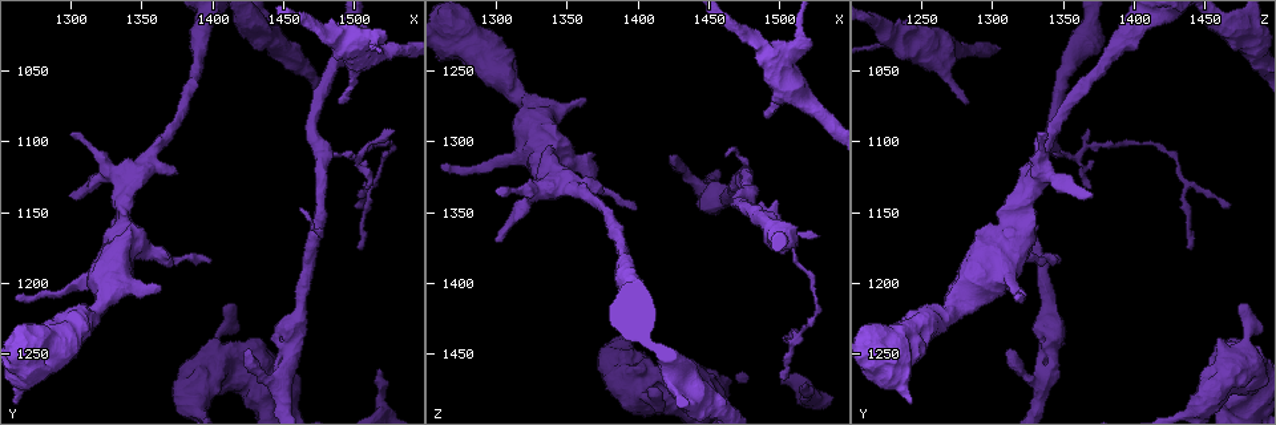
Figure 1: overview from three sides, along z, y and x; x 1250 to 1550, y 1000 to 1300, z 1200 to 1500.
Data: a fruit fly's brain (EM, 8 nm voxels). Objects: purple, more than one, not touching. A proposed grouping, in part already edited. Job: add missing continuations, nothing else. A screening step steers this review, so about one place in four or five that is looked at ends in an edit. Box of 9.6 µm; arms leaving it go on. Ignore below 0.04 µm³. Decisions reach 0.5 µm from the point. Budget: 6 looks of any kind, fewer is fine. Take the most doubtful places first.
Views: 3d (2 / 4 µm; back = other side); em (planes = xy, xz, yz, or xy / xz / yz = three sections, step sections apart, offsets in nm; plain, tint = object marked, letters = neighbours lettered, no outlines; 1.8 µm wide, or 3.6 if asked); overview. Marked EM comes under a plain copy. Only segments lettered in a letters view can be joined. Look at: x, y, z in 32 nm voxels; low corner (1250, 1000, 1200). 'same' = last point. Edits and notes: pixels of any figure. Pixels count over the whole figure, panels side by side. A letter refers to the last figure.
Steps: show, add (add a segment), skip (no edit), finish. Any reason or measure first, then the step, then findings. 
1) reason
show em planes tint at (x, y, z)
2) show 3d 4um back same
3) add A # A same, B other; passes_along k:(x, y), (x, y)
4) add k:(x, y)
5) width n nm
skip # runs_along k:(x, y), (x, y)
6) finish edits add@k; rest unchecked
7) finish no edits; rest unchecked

free end
show em planes letters at (1490, 1076, 1282)

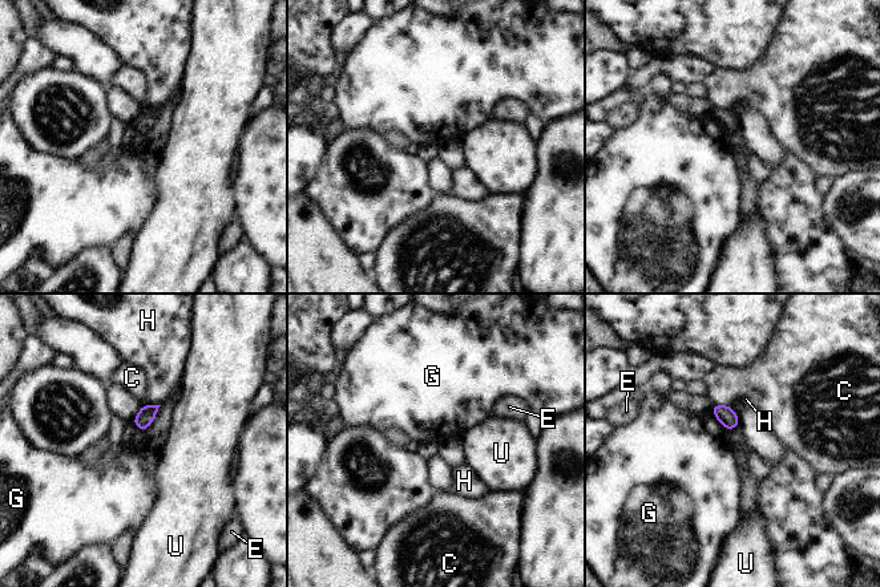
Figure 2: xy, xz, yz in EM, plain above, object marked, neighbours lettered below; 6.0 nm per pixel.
width 100 nm
skip # C other, E other, G other, H other, U other; border 2:(710, 408), (715, 419), (729, 432); none of them fits

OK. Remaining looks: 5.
an open end
show em planes letters at (1518, 1264, 1472)

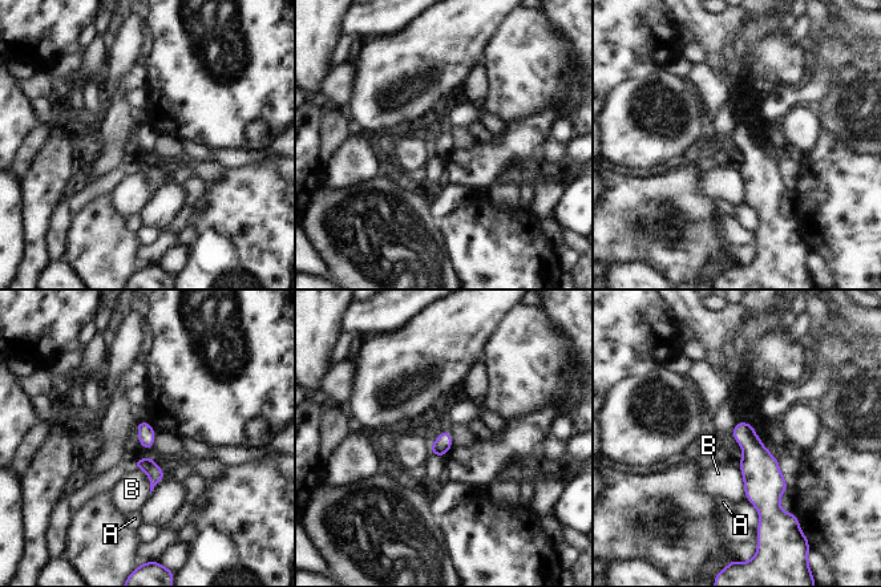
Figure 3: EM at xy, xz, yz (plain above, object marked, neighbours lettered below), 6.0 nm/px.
skip # A other, B other; border 3:(738, 462), (747, 498); no lettered segment goes on from it

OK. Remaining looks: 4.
branch stops here
show em planes letters at (1422, 1246, 1312)

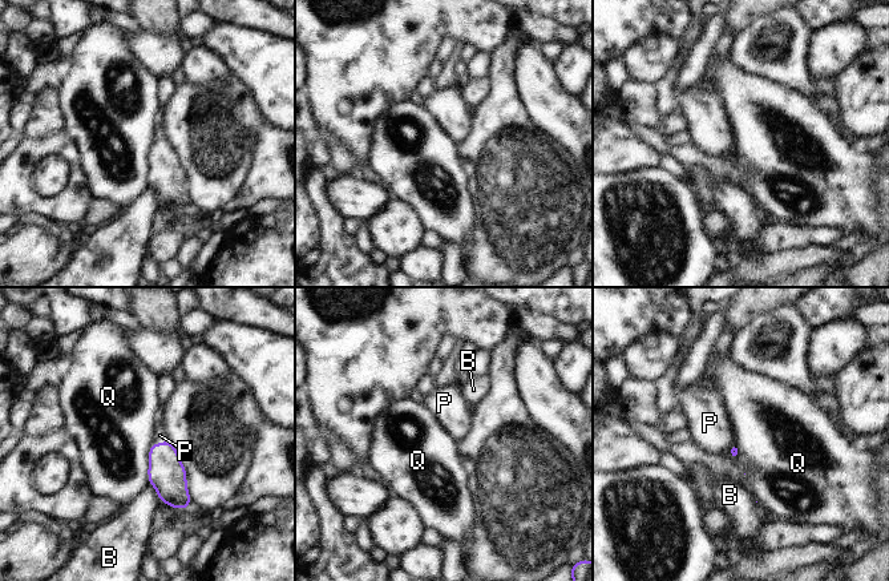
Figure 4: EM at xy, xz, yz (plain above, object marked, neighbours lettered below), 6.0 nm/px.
longest_contact Q 240 nm
add 4:(160, 435) # B other, P same, Q other; it goes on there

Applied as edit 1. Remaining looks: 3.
finish edits add@4; rest unchecked

